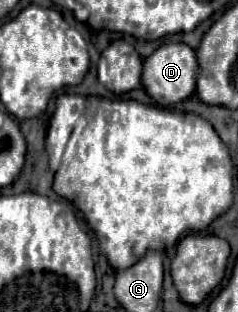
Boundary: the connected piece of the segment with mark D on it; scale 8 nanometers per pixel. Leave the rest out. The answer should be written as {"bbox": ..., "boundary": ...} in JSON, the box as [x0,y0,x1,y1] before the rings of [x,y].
{"bbox":[143,43,199,105],"boundary":[[[167,43],[161,45],[151,57],[143,63],[143,87],[159,105],[173,105],[185,101],[195,93],[195,83],[199,75],[199,63],[195,51],[185,43]]]}

